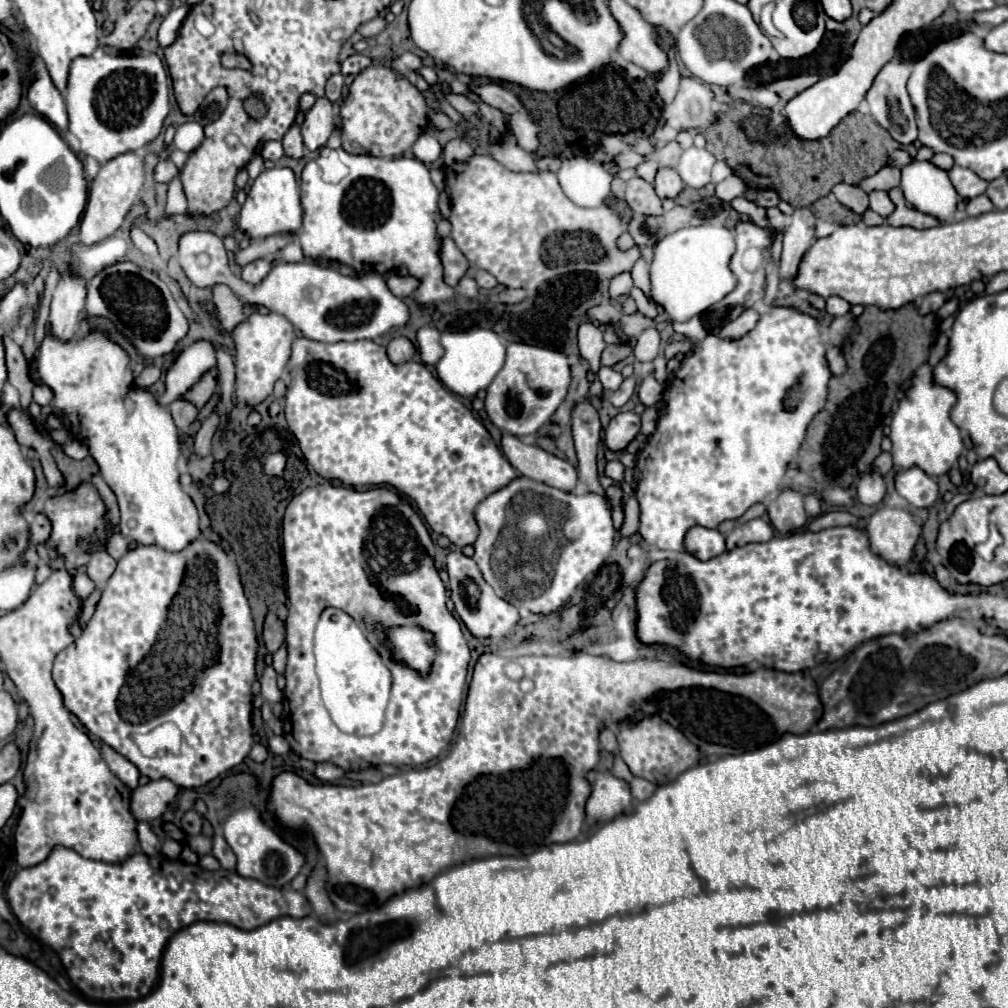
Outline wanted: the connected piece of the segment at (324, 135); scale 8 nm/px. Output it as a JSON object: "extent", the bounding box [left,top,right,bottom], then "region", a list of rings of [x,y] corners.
{"extent":[301,98,339,148],"region":[[[317,98],[313,108],[305,114],[305,122],[301,126],[305,148],[323,148],[333,132],[339,132],[339,118],[335,118],[333,114],[333,104],[327,98]]]}

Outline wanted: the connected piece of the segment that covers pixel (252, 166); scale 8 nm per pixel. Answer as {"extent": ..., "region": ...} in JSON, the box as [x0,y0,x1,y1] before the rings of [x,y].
{"extent":[246,155,264,180],"region":[[[260,155],[255,156],[246,166],[247,173],[251,180],[255,180],[264,169],[264,160]]]}

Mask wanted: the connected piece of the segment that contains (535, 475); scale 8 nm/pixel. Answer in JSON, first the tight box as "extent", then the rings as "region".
{"extent":[501,434,577,490],"region":[[[511,434],[501,436],[501,450],[511,466],[527,478],[545,482],[561,490],[573,490],[577,482],[577,470],[563,458],[549,454],[537,446],[523,444]]]}

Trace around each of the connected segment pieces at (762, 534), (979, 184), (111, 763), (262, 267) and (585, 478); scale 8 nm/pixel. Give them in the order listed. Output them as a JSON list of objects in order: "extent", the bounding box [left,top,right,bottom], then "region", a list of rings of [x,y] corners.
[{"extent":[727,518,775,548],"region":[[[753,518],[745,524],[739,524],[729,536],[727,536],[727,548],[735,548],[735,546],[743,546],[749,542],[767,542],[771,540],[775,534],[773,526],[769,522],[765,522],[763,518]]]},{"extent":[949,166,989,200],"region":[[[953,166],[953,168],[949,170],[949,180],[953,182],[957,194],[959,194],[961,198],[965,198],[965,200],[983,194],[983,192],[987,190],[987,186],[989,186],[987,180],[979,178],[973,170],[961,168],[961,166]]]},{"extent":[101,746,141,790],"region":[[[101,746],[101,754],[103,754],[107,766],[111,768],[111,772],[113,772],[123,784],[127,784],[131,790],[139,786],[139,776],[141,776],[141,774],[139,774],[139,770],[137,770],[127,758],[123,758],[121,754],[117,754],[117,752],[115,752],[113,748],[109,748],[109,746]]]},{"extent":[241,258,271,284],"region":[[[259,258],[259,260],[249,262],[247,266],[243,266],[241,276],[243,276],[243,280],[245,280],[245,282],[249,282],[249,284],[259,284],[259,280],[263,280],[263,276],[267,276],[267,272],[269,272],[269,270],[271,270],[269,260]]]},{"extent":[571,400,603,494],"region":[[[579,400],[571,412],[571,428],[573,440],[579,456],[579,480],[595,492],[603,494],[603,488],[597,478],[597,448],[601,440],[601,422],[597,410],[591,406],[589,400]]]}]

